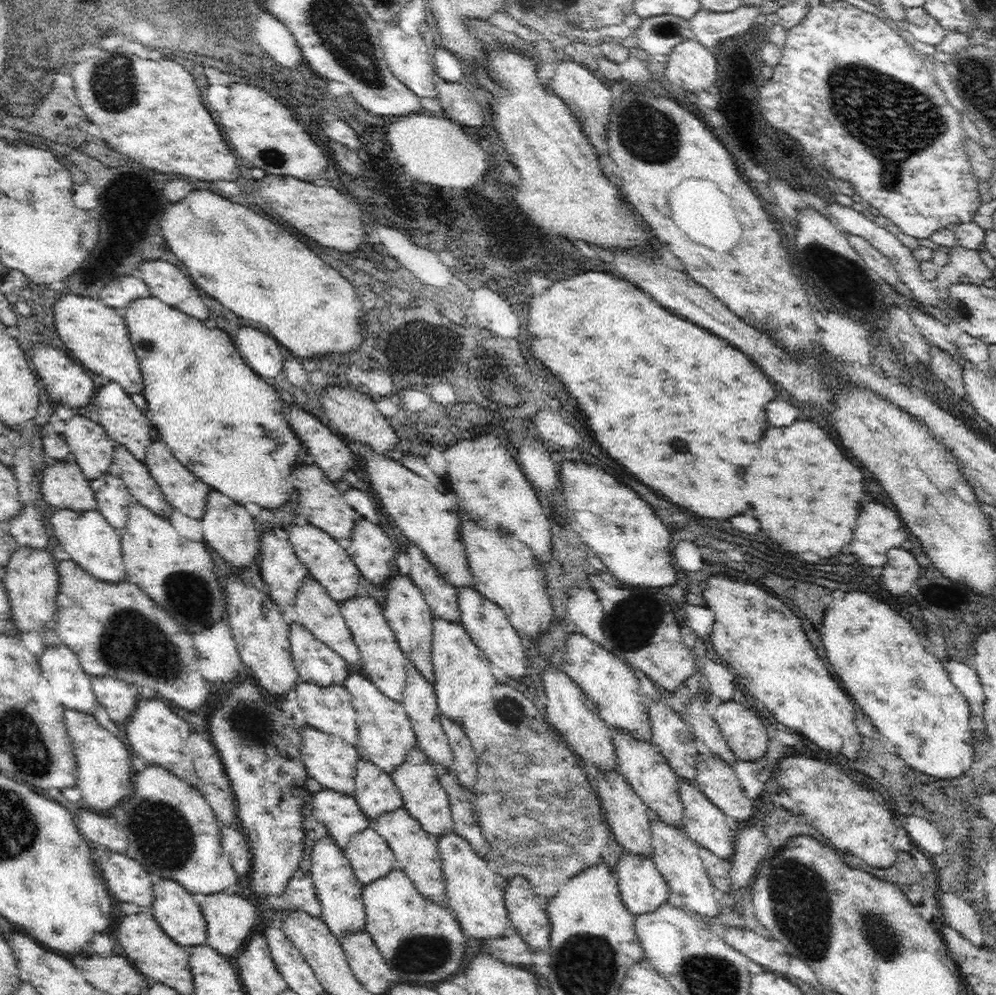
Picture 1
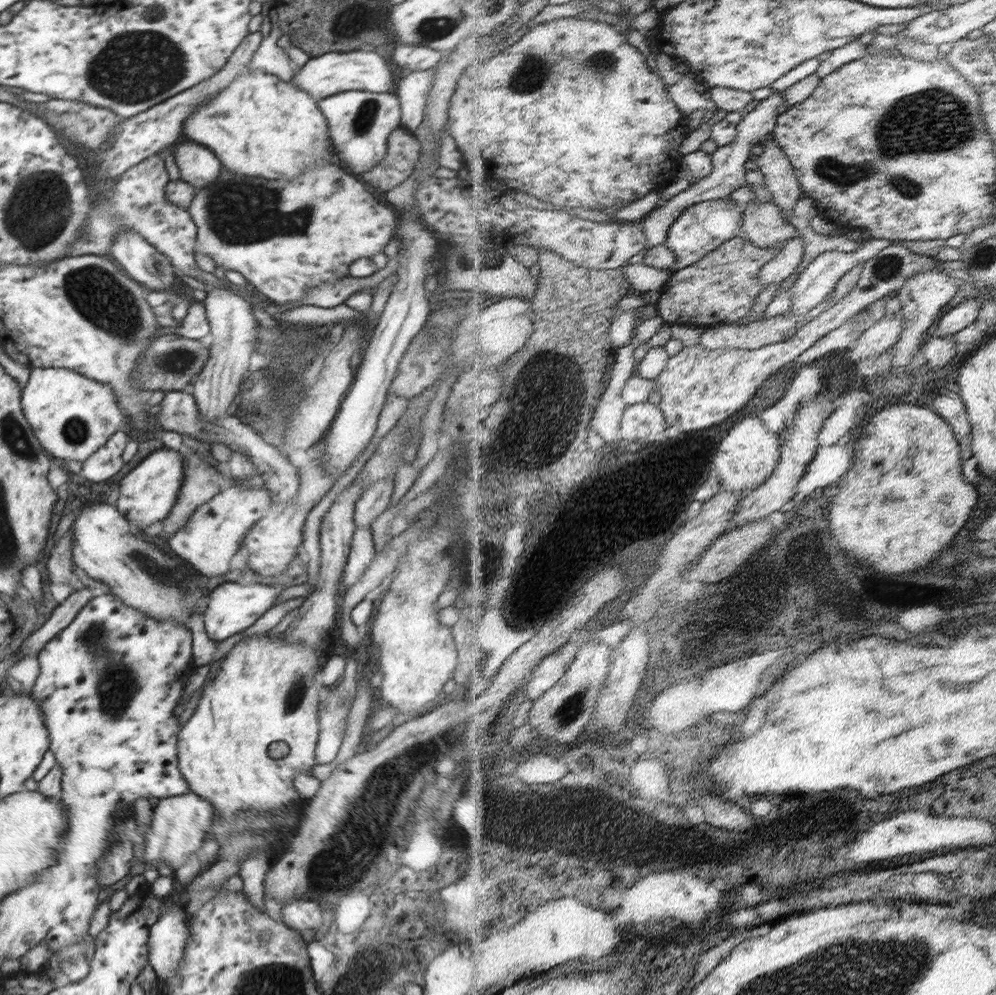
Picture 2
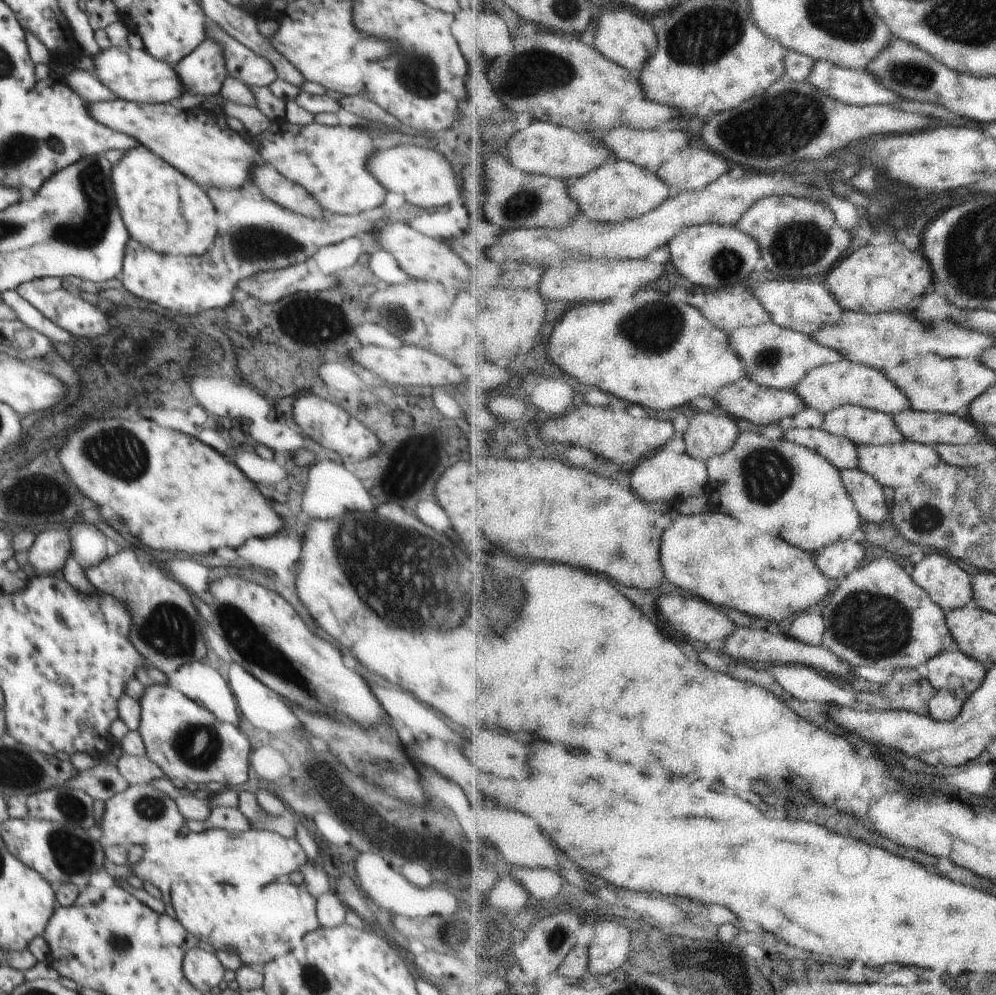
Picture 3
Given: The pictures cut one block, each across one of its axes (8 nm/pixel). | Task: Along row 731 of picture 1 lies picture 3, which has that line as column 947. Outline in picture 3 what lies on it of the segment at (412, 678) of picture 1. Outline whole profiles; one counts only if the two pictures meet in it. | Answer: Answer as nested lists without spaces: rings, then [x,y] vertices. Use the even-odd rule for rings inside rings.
[[[904,410],[894,415],[908,441],[920,444],[965,445],[976,440],[976,425],[961,414]]]

